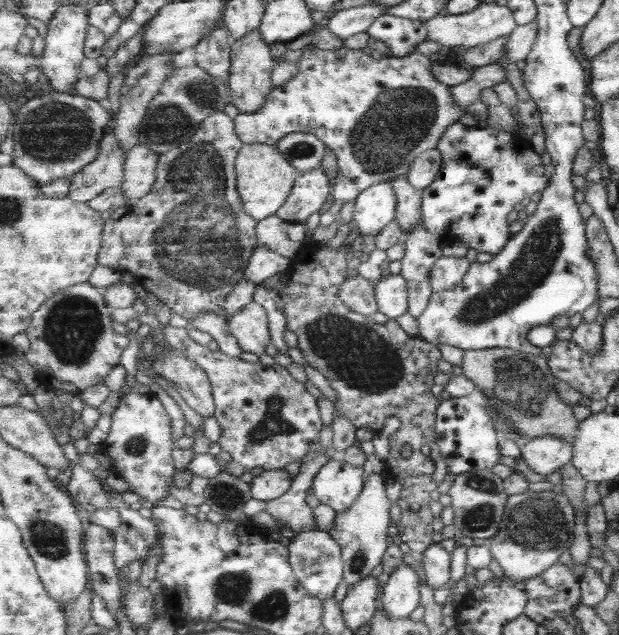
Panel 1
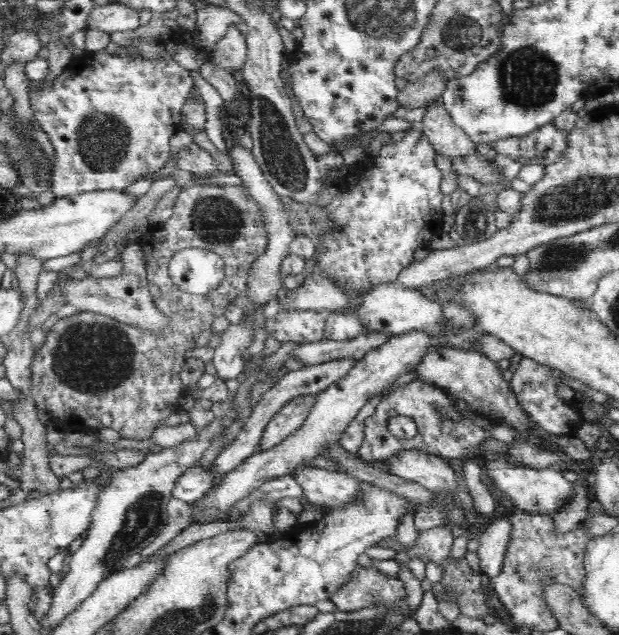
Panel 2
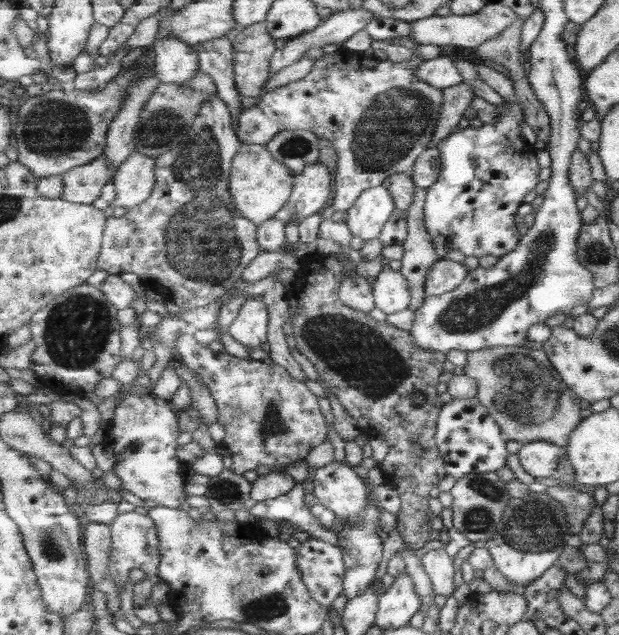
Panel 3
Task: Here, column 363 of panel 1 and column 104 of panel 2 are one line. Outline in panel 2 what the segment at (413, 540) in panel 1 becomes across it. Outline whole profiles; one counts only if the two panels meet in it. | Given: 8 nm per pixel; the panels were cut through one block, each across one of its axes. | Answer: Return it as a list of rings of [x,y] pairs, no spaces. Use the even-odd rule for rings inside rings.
[[[238,185],[192,186],[192,188],[183,189],[180,192],[178,202],[176,202],[176,210],[174,210],[172,218],[170,218],[166,224],[161,226],[150,225],[149,230],[142,234],[142,236],[137,239],[136,243],[142,250],[142,260],[144,260],[144,266],[146,267],[150,295],[152,295],[154,305],[156,308],[158,308],[158,311],[162,312],[163,316],[166,316],[167,324],[164,328],[160,328],[160,330],[145,330],[145,328],[122,323],[122,321],[118,321],[113,317],[108,317],[96,312],[80,311],[72,316],[68,316],[68,318],[59,319],[54,327],[48,330],[46,339],[44,342],[42,342],[40,349],[34,352],[34,358],[32,358],[32,364],[30,368],[30,383],[32,383],[32,388],[30,388],[30,390],[31,394],[33,395],[33,399],[35,400],[35,406],[38,409],[44,409],[47,411],[51,416],[50,423],[56,427],[62,428],[62,430],[65,432],[85,432],[87,430],[96,431],[99,428],[112,428],[112,430],[116,430],[116,432],[120,433],[121,438],[131,438],[132,440],[150,439],[153,436],[154,429],[157,428],[160,421],[168,418],[171,414],[178,413],[181,409],[179,399],[182,397],[182,395],[184,395],[185,389],[179,376],[180,370],[182,370],[182,364],[184,364],[184,360],[186,360],[186,356],[184,355],[186,354],[186,350],[195,348],[196,344],[194,341],[200,336],[200,334],[202,334],[204,330],[207,330],[208,328],[210,329],[216,318],[224,315],[224,312],[226,312],[228,306],[230,306],[230,304],[234,304],[234,298],[236,298],[236,296],[240,296],[242,292],[246,292],[250,267],[252,266],[252,263],[256,259],[260,258],[260,256],[262,256],[262,254],[264,254],[268,248],[268,246],[265,244],[266,237],[262,225],[259,206],[255,203],[253,198],[248,200],[248,193],[246,192],[245,188]],[[186,248],[196,248],[211,251],[215,254],[218,254],[222,260],[224,260],[225,279],[220,283],[220,286],[216,290],[210,291],[207,294],[190,294],[182,293],[182,291],[180,291],[180,289],[174,285],[174,281],[172,281],[170,278],[170,273],[168,273],[169,262],[172,260],[172,258],[174,258],[174,256],[176,256],[176,254],[178,254],[178,252],[186,250]]]

